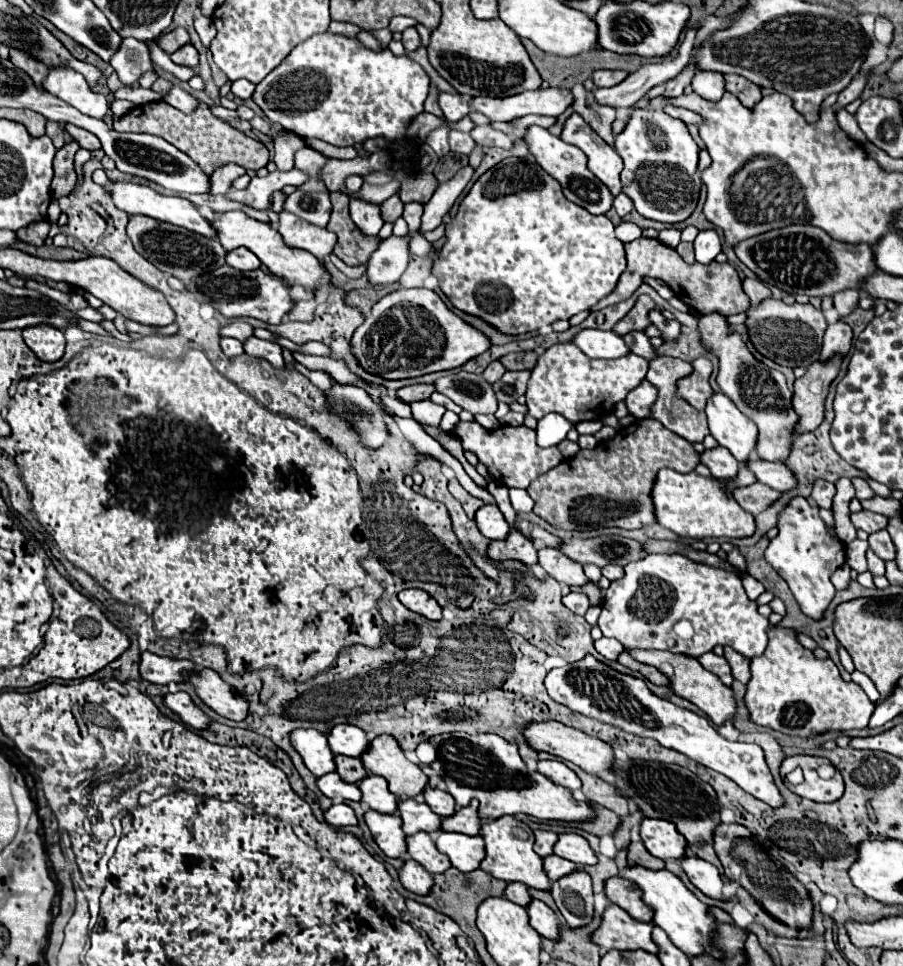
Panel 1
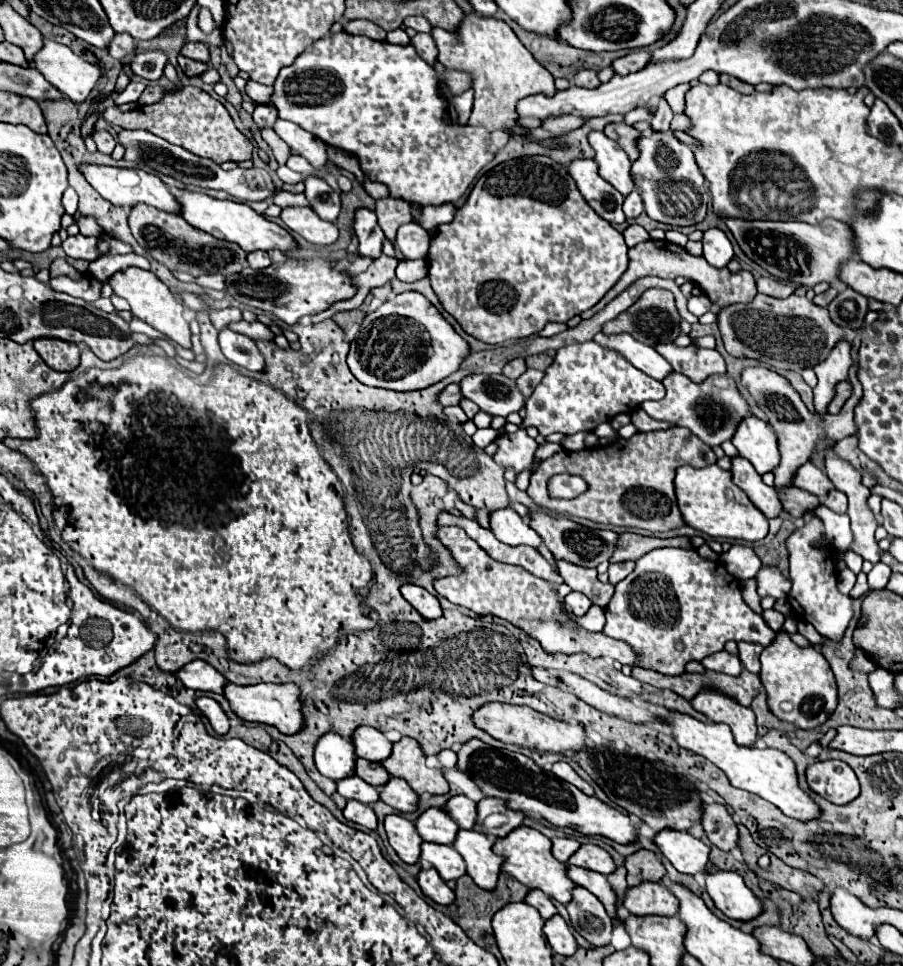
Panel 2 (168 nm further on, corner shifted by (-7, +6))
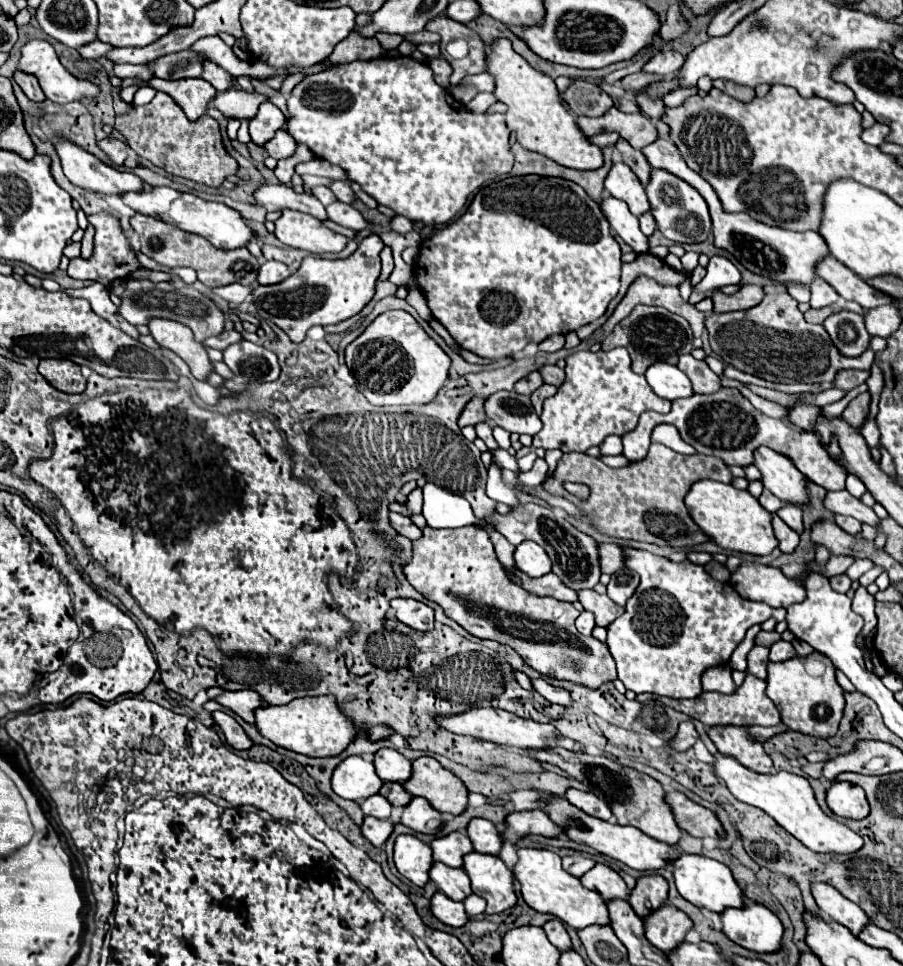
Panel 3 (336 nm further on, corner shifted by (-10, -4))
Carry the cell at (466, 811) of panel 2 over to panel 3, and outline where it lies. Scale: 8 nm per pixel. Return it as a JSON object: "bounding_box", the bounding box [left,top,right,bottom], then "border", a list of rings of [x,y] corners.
{"bounding_box":[467,818,503,854],"border":[[[471,818],[467,824],[467,836],[473,844],[473,850],[483,854],[499,854],[503,844],[495,824],[485,818]]]}

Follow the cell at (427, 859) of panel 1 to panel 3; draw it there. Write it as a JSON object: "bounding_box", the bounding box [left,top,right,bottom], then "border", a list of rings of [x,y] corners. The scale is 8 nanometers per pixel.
{"bounding_box":[431,862,471,900],"border":[[[433,862],[431,870],[431,880],[435,886],[447,894],[451,900],[463,900],[471,894],[471,884],[467,880],[467,872],[463,868],[447,868],[445,864]]]}

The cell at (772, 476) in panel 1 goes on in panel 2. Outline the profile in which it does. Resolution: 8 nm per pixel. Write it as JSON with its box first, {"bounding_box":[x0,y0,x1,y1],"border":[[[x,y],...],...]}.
{"bounding_box":[794,462,834,498],"border":[[[806,462],[804,466],[798,468],[794,486],[800,490],[808,490],[810,494],[816,494],[818,498],[824,498],[828,496],[830,490],[834,490],[834,484],[830,482],[830,478],[826,478],[826,474],[820,468],[816,468],[812,462]]]}

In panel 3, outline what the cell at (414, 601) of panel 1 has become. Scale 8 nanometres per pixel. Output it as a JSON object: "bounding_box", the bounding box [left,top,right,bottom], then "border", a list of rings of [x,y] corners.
{"bounding_box":[391,598,433,632],"border":[[[395,598],[391,600],[391,608],[403,624],[421,632],[433,630],[433,608],[429,608],[427,604],[411,598]]]}

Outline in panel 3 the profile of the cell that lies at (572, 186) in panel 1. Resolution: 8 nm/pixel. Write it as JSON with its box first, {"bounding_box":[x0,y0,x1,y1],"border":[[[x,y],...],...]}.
{"bounding_box":[599,196,649,254],"border":[[[603,196],[599,202],[601,212],[605,214],[605,218],[609,220],[611,228],[637,252],[643,254],[649,250],[647,244],[647,236],[639,230],[639,220],[629,212],[627,204],[623,204],[623,200],[611,198],[611,196]]]}

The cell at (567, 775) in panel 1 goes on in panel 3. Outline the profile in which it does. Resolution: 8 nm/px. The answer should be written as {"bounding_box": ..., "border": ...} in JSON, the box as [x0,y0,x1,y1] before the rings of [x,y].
{"bounding_box":[565,788,611,820],"border":[[[567,788],[565,790],[565,798],[571,800],[573,804],[577,804],[583,812],[601,818],[601,820],[609,820],[611,818],[611,810],[607,808],[607,804],[603,800],[599,800],[593,792],[581,792],[577,788]]]}

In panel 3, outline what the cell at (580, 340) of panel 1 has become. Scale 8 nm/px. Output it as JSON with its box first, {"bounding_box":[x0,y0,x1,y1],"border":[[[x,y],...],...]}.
{"bounding_box":[645,362,693,400],"border":[[[655,362],[647,368],[645,378],[647,378],[651,390],[655,390],[657,396],[661,396],[661,398],[677,400],[677,398],[687,398],[693,394],[689,378],[677,366]]]}

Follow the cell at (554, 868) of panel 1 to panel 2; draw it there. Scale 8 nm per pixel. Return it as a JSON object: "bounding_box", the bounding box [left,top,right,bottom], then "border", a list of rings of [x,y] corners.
{"bounding_box":[568,864,618,918],"border":[[[572,864],[568,866],[568,876],[578,886],[584,886],[592,894],[596,894],[596,898],[600,898],[600,902],[604,904],[604,908],[610,914],[610,918],[616,918],[616,900],[618,900],[618,896],[614,892],[614,888],[610,886],[610,882],[606,880],[606,876],[596,874],[592,870],[582,870],[582,868],[572,866]]]}

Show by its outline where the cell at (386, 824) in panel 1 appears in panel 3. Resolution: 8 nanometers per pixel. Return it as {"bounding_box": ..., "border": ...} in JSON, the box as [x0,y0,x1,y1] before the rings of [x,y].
{"bounding_box":[393,834,433,886],"border":[[[399,834],[393,846],[393,858],[397,870],[409,878],[415,886],[425,886],[429,880],[429,868],[433,864],[429,844],[411,834]]]}

